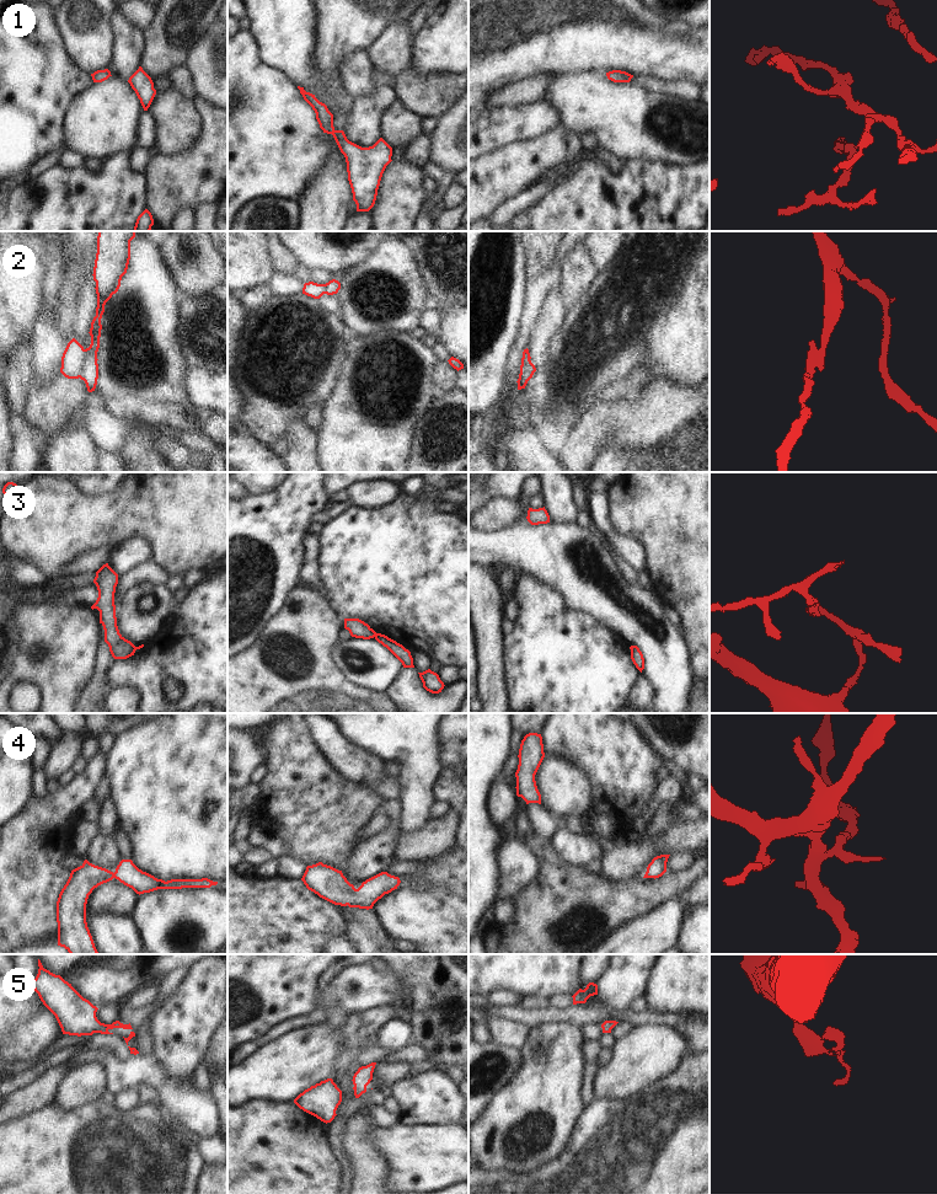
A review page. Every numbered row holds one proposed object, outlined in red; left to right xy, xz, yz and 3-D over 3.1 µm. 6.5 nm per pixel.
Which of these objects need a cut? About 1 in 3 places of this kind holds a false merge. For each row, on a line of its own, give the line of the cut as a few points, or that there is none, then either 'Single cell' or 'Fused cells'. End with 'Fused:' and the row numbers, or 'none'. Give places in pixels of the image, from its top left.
1: No split. Single cell
2: Split along xy (84, 349), (84, 365), (79, 376). Fused cells
3: Split along xz (378, 633), (375, 637). Fused cells
4: No split. Single cell
5: No split. Single cell
Fused: 2, 3

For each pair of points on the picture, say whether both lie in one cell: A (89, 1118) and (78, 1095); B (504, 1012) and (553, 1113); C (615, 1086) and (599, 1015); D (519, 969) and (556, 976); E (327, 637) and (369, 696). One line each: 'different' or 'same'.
A: different
B: different
C: different
D: same
E: same

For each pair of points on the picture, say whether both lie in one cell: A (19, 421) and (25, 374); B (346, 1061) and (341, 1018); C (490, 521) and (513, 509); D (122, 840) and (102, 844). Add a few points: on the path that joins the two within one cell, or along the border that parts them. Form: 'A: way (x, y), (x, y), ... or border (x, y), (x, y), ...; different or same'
A: way (19, 410), (19, 385); same
B: way (342, 1050), (338, 1029); same
C: way (496, 515), (498, 513), (507, 513); same
D: border (112, 836), (121, 860); different

